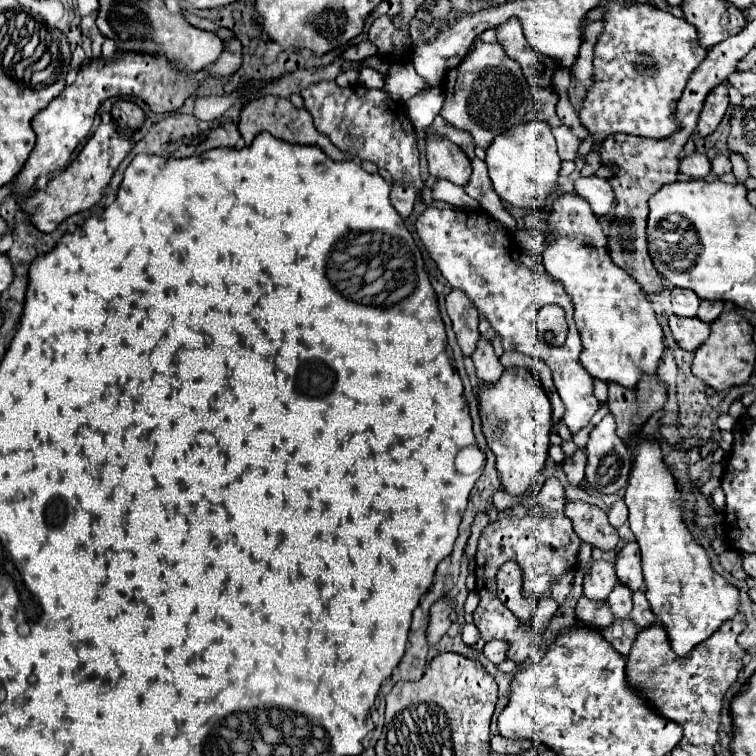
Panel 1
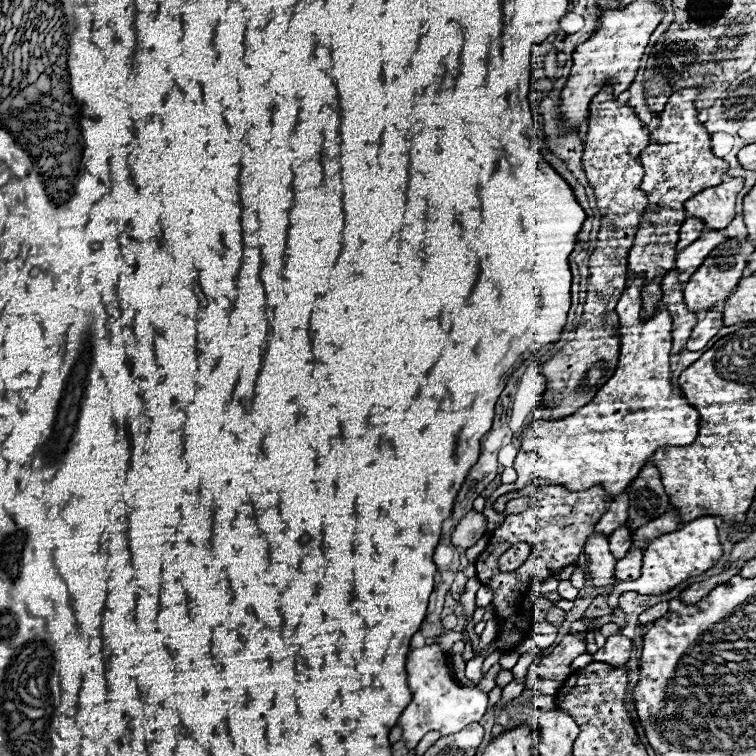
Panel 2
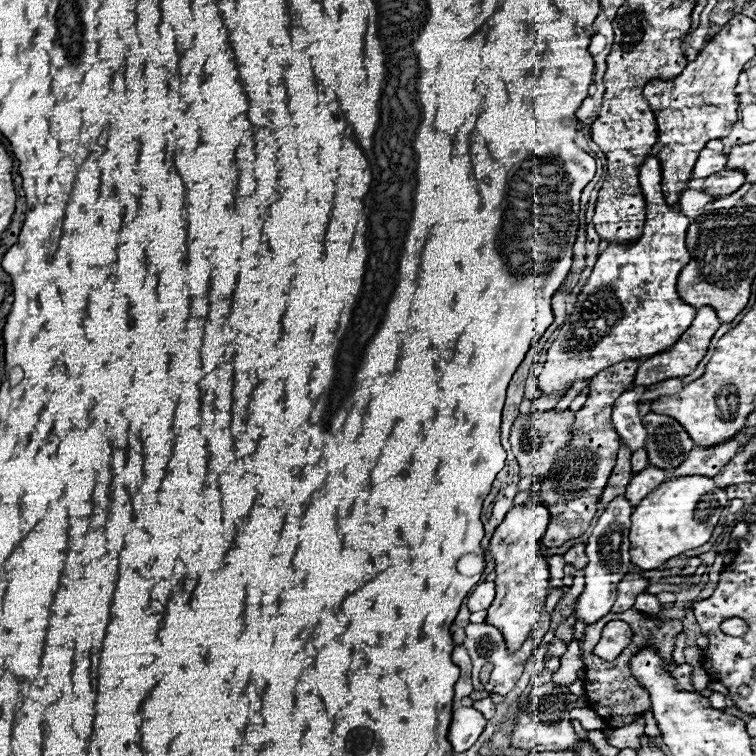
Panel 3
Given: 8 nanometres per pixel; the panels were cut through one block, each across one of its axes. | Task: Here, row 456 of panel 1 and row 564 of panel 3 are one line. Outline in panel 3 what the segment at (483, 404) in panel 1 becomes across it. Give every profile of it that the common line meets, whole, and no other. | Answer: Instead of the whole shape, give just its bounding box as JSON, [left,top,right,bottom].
[486,502,550,652]

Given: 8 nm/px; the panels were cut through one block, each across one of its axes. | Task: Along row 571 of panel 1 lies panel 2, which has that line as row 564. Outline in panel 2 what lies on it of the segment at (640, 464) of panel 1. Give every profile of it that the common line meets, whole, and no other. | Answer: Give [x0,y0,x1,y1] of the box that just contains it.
[616,516,722,596]

